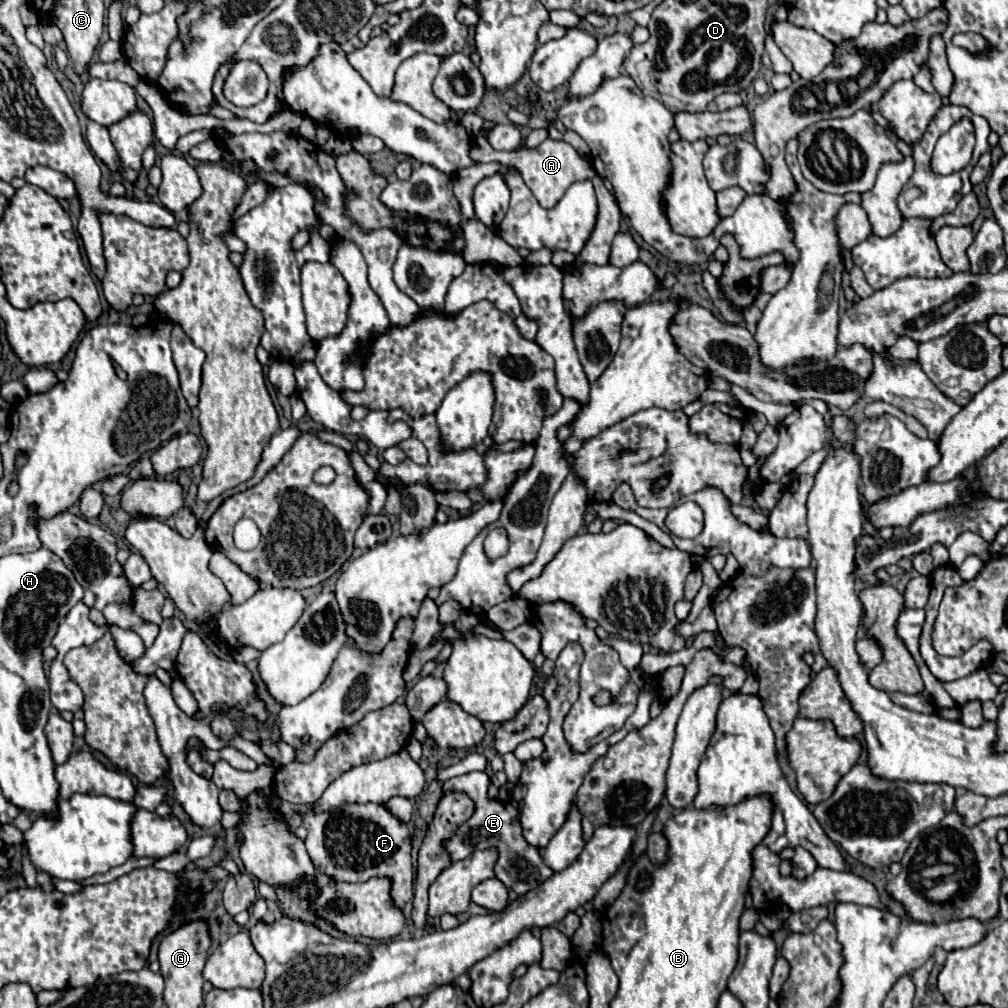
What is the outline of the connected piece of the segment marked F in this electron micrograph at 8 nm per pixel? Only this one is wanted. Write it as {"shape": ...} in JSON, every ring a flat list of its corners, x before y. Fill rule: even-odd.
{"shape":[[342,805,328,813,306,811,302,825,306,827,306,851,320,873,326,873,334,881,364,883,370,877,388,877,392,881,392,903,402,909,412,901,412,859,410,859,410,833,408,827,392,817,384,805]]}

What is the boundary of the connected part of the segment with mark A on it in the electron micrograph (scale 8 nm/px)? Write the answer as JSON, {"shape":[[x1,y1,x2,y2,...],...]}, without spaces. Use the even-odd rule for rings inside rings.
{"shape":[[478,135,474,137,472,145,470,145,470,157,476,163,498,162,501,165,516,167,524,179,524,183,530,187,530,191,534,193,534,197,538,199,538,203,544,209,552,209,562,195,566,193,566,189,576,183,576,181,584,181,584,179,592,180,596,175,596,171,592,169,591,161,582,159,574,147,570,147,566,141,554,141,554,139,544,139,536,149,520,149,520,151,502,152,494,150,488,141]]}

